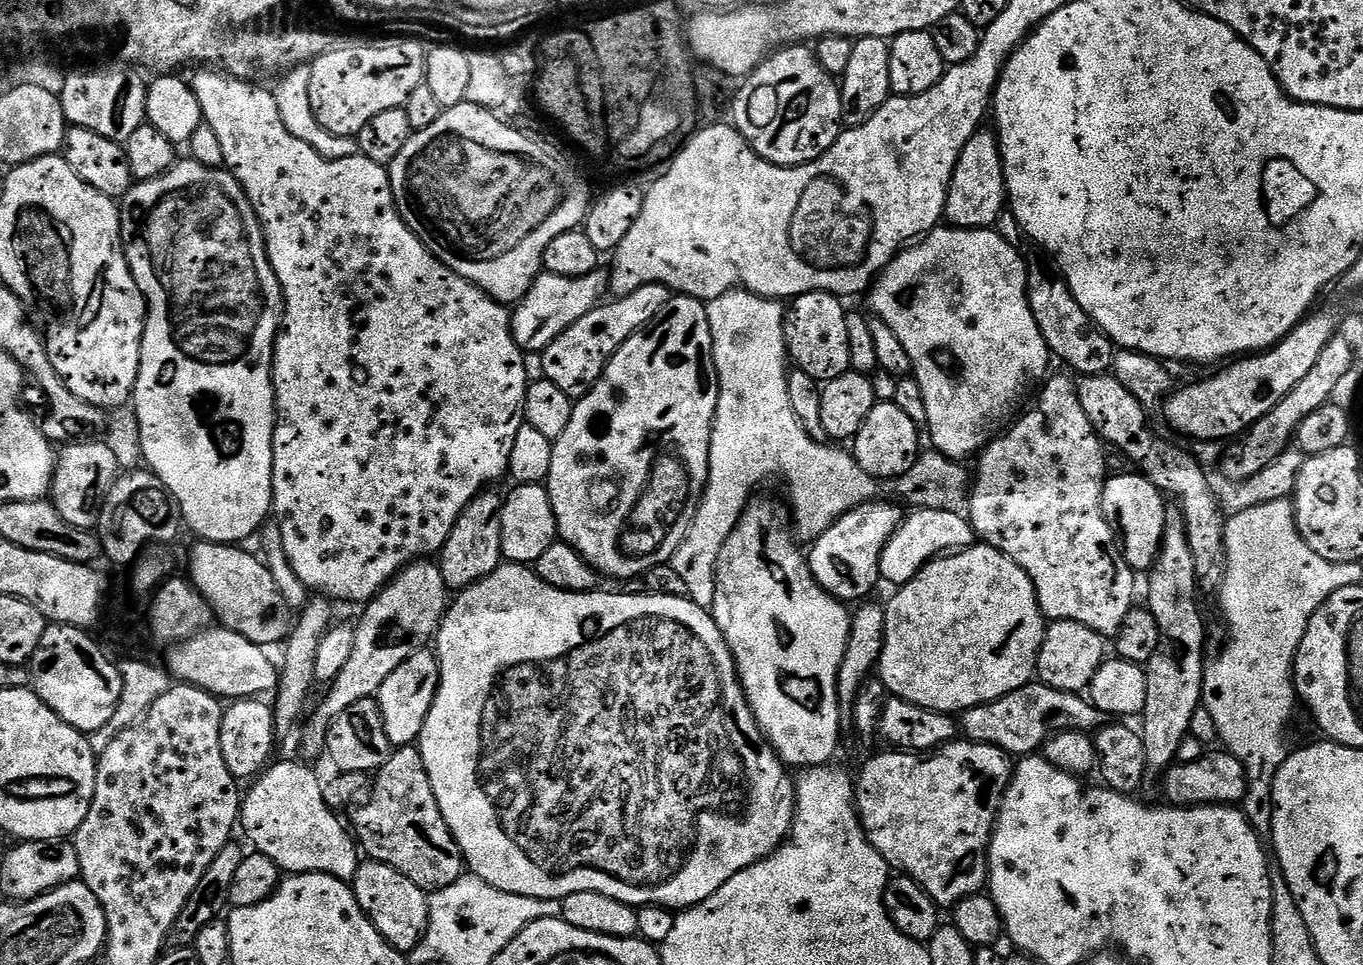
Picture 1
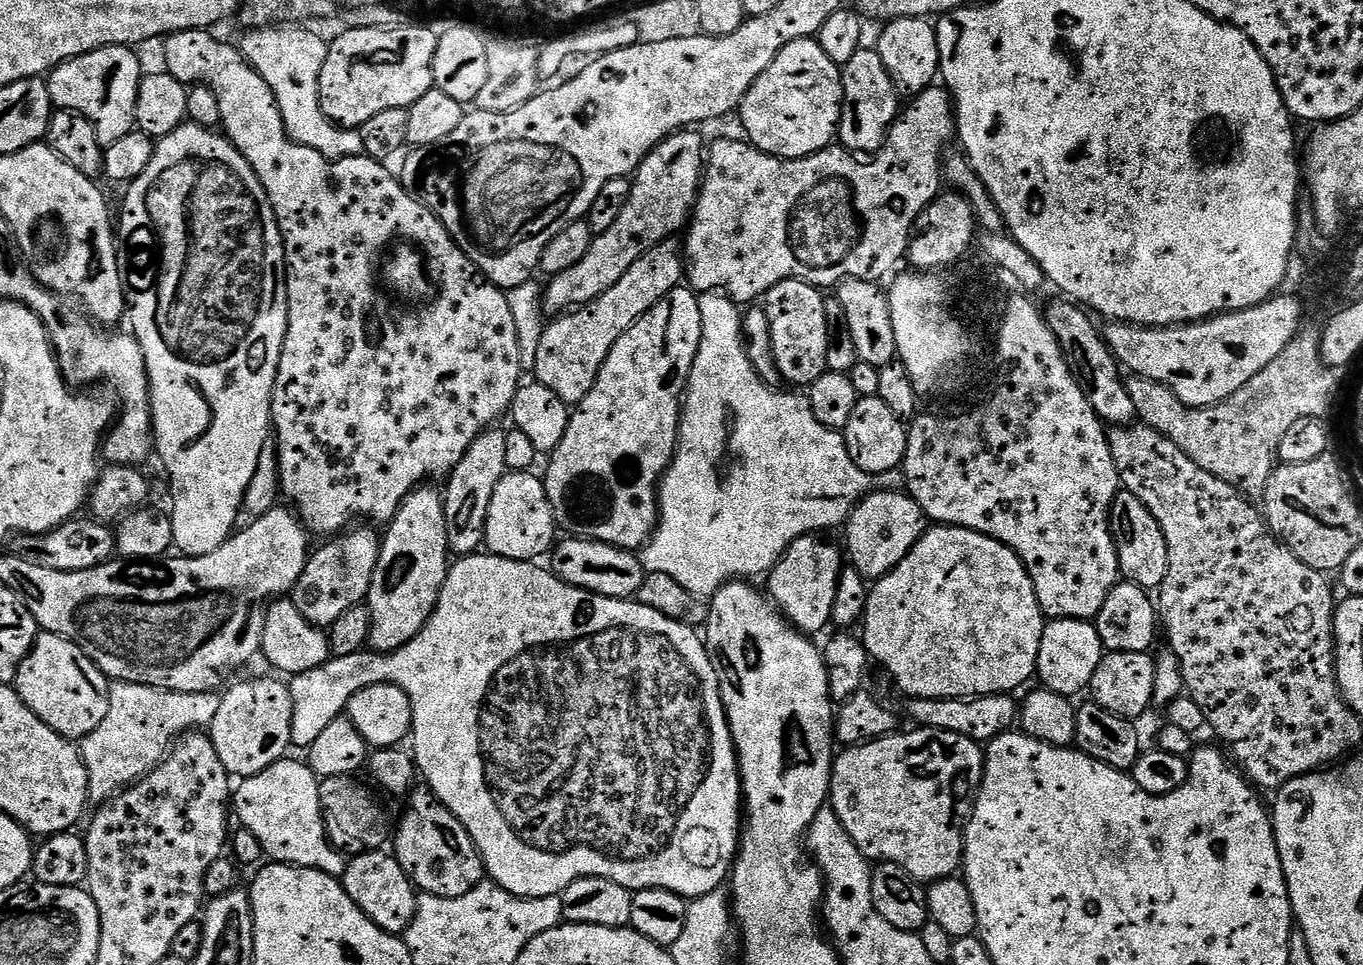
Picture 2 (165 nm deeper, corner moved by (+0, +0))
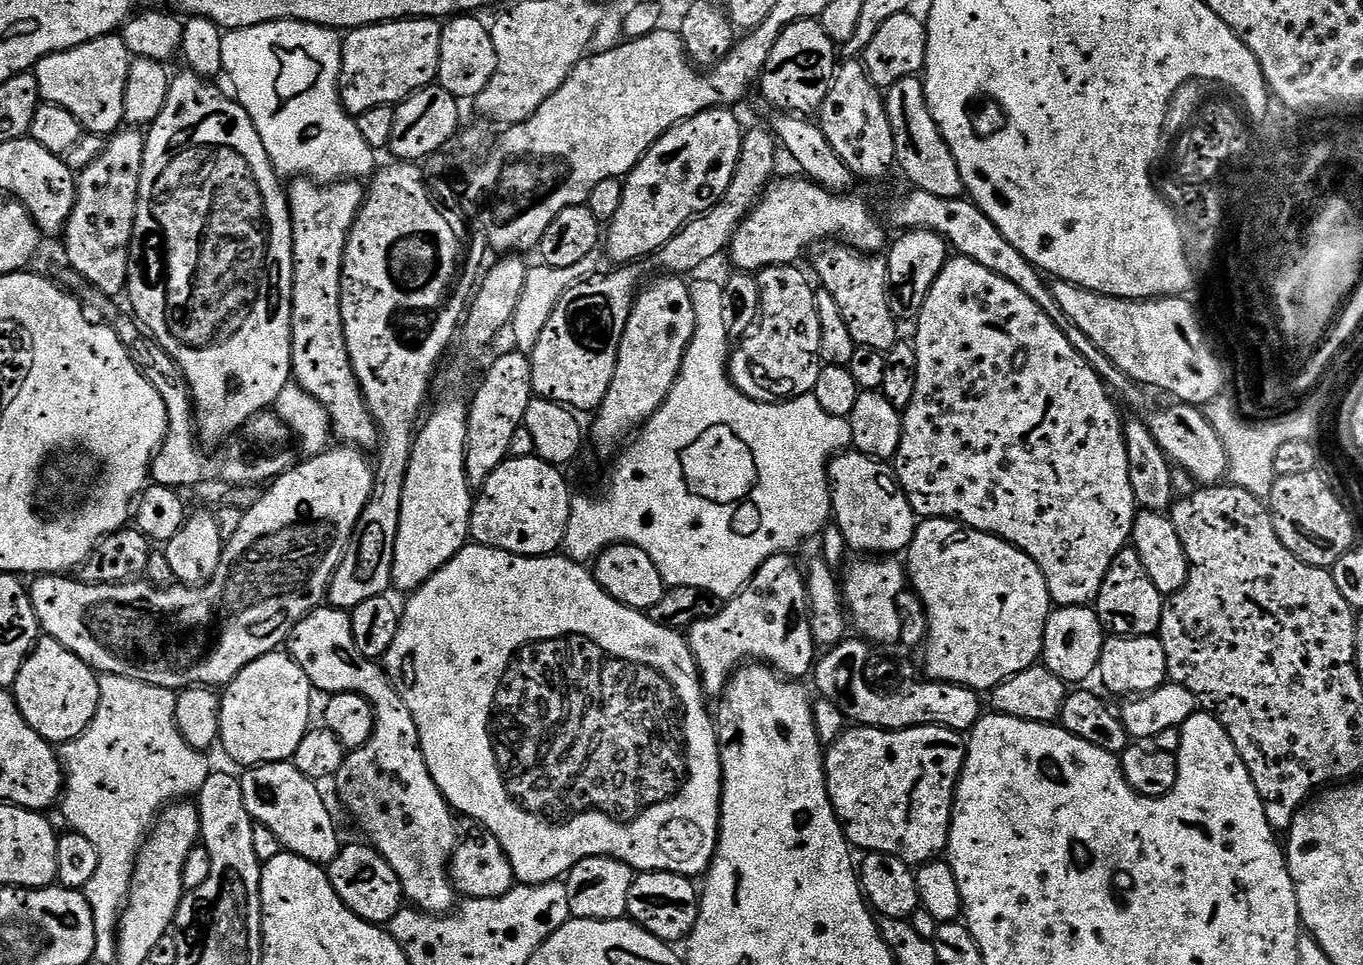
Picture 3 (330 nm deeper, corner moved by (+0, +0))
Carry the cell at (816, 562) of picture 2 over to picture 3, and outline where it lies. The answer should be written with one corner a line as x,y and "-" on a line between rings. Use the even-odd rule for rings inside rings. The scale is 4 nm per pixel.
781,554
762,562
751,582
740,595
731,597
717,616
700,620
687,629
686,639
696,659
705,697
723,696
732,675
745,662
763,662
785,678
804,678
800,676
813,671
818,649
814,634
810,634
804,573
790,557

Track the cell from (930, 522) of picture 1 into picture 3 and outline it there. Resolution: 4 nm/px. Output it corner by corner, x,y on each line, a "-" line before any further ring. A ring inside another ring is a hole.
845,450
828,465
834,523
841,528
847,547
856,554
879,554
888,558
903,553
912,544
918,517
900,489
891,463

